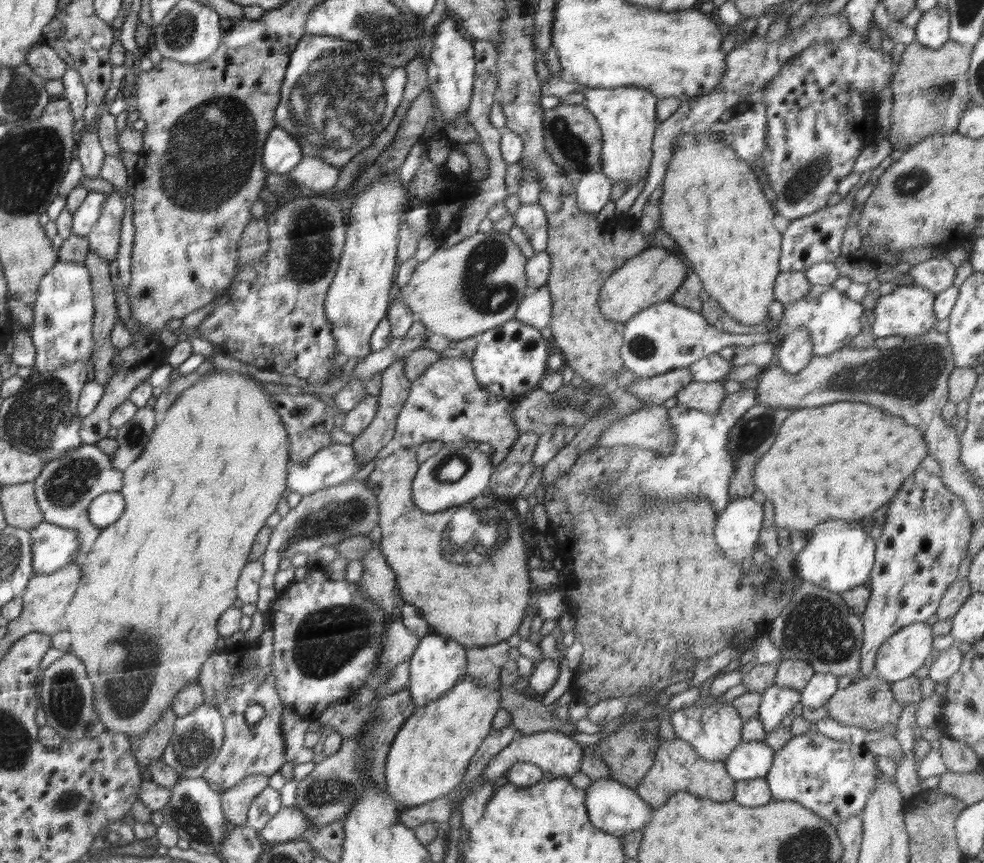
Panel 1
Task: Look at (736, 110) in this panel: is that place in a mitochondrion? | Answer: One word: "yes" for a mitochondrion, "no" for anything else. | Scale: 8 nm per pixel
no

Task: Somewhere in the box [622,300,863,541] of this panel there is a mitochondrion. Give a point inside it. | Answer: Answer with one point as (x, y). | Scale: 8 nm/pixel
(751, 435)

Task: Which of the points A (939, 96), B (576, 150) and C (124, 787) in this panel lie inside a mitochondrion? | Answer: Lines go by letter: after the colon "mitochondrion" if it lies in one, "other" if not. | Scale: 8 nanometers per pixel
A: mitochondrion
B: mitochondrion
C: other

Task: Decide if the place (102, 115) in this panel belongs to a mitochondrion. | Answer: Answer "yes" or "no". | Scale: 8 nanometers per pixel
no

